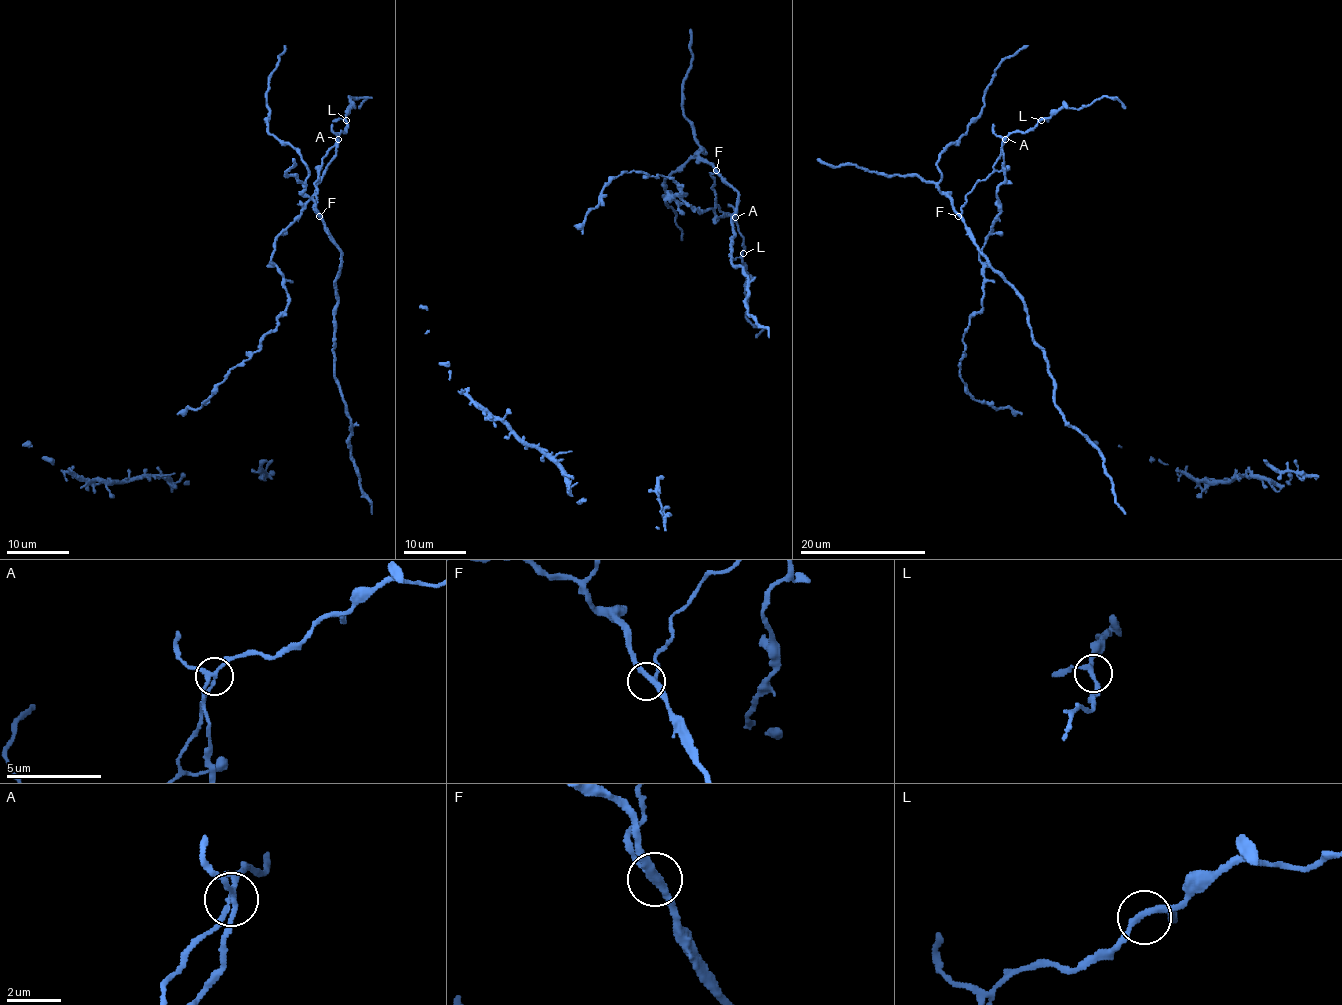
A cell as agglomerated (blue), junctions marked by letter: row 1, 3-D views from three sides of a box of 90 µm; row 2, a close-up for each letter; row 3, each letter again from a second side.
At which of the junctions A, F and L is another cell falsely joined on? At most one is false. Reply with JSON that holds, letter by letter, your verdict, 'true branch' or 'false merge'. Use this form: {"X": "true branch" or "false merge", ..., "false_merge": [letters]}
{"A": "false merge", "F": "true branch", "L": "true branch", "false_merge": ["A"]}

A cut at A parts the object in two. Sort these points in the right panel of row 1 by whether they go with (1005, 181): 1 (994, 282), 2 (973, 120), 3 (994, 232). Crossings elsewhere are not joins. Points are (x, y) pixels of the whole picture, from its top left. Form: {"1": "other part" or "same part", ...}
{"1": "same part", "2": "other part", "3": "same part"}

